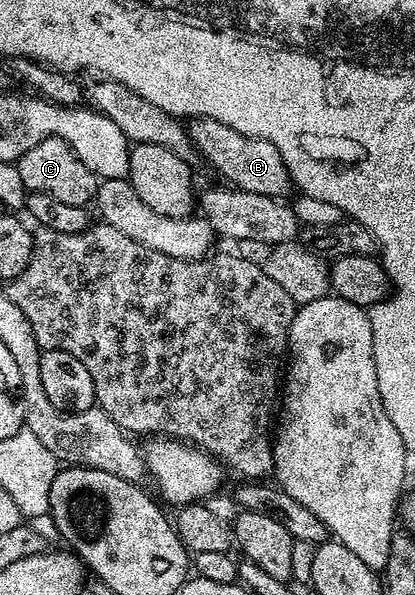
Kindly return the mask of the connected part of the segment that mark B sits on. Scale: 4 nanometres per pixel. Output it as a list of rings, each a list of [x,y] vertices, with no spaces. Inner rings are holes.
[[[210,117],[191,118],[186,126],[188,137],[197,153],[206,158],[213,168],[233,187],[272,198],[281,199],[292,190],[292,181],[288,166],[278,148],[272,141],[248,137],[221,121]]]

